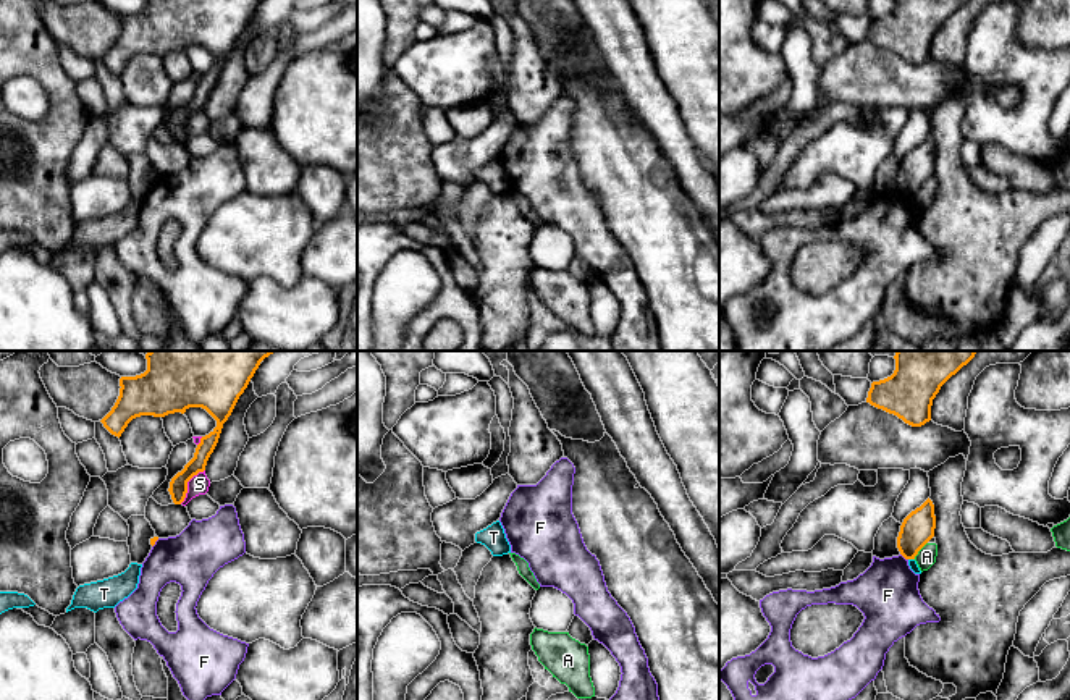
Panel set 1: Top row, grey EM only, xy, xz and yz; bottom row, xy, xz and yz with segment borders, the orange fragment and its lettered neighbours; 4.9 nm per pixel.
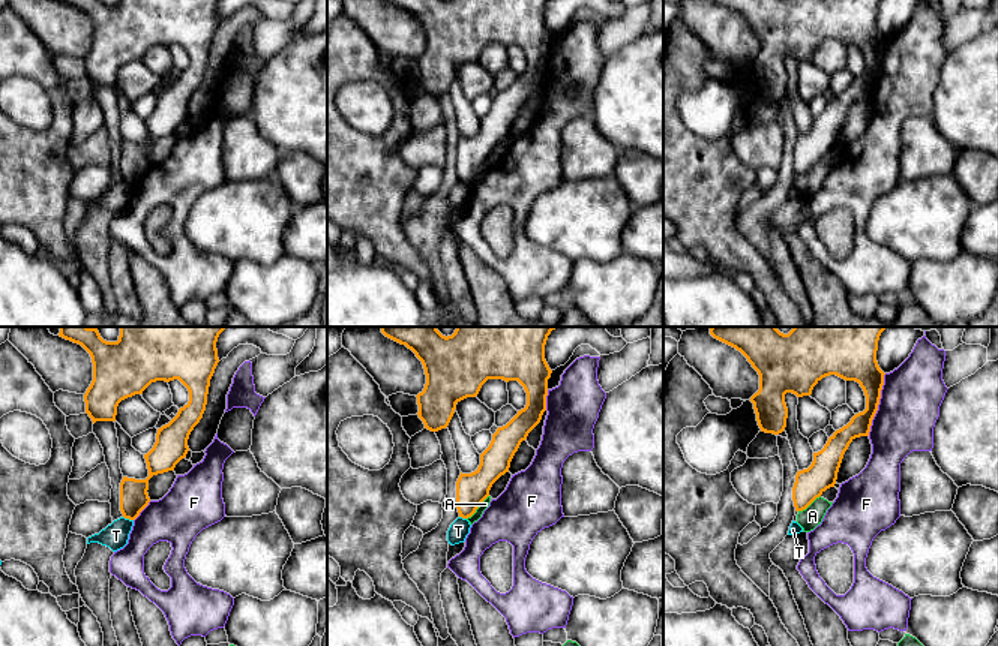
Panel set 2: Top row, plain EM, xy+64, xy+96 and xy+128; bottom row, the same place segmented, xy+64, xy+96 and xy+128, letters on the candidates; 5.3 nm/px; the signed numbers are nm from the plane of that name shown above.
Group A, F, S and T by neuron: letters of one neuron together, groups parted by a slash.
A / F / S / T

